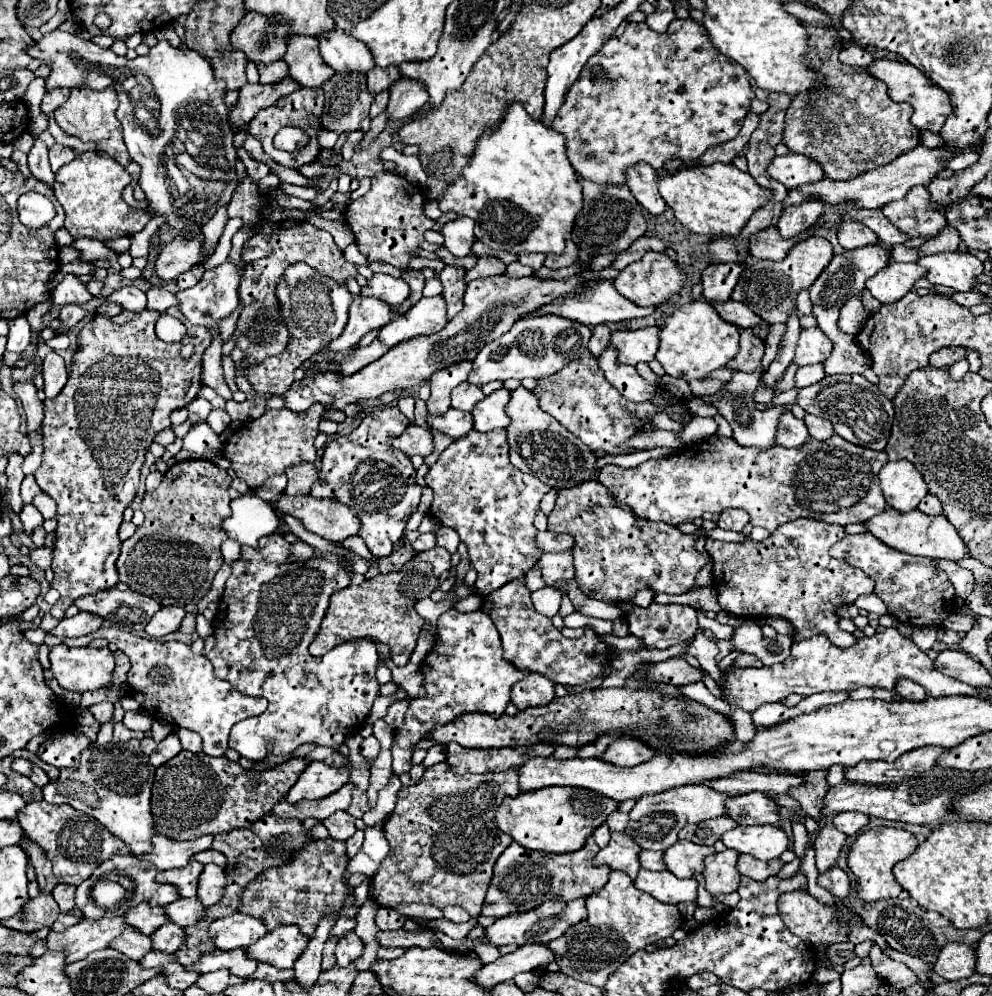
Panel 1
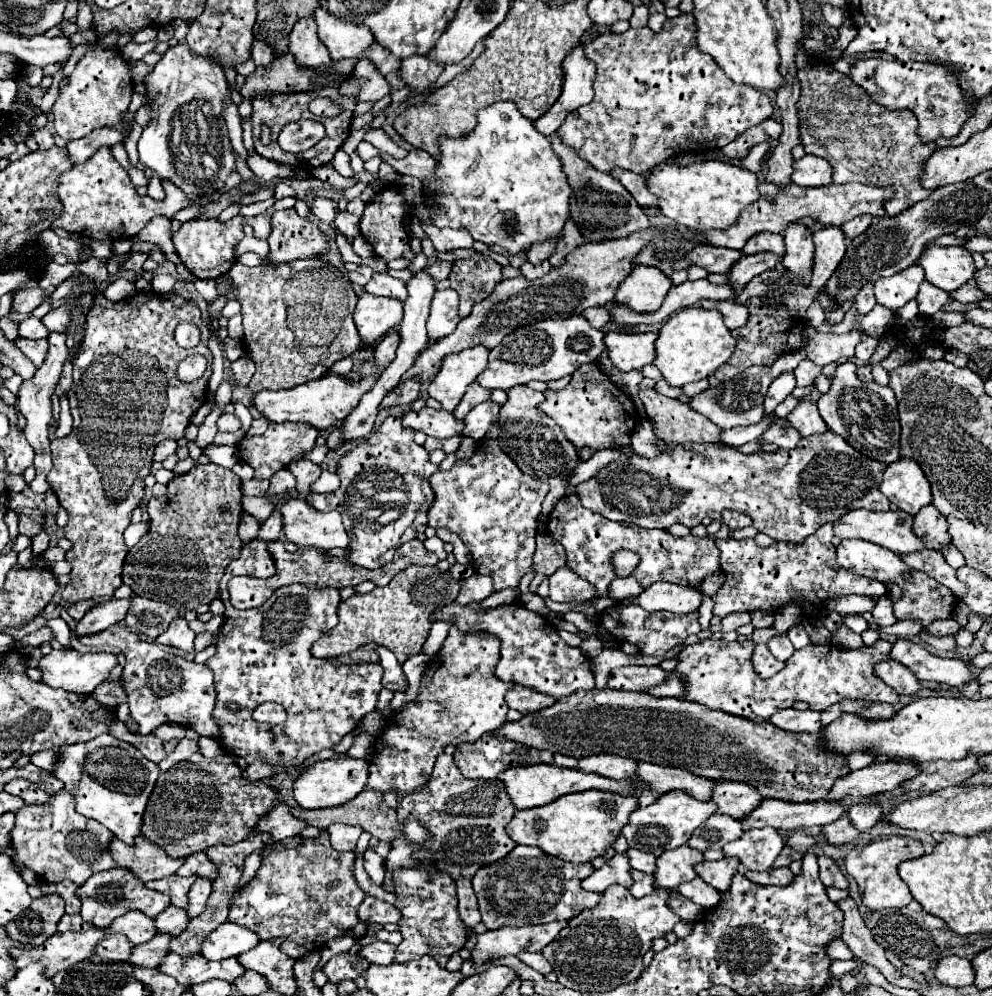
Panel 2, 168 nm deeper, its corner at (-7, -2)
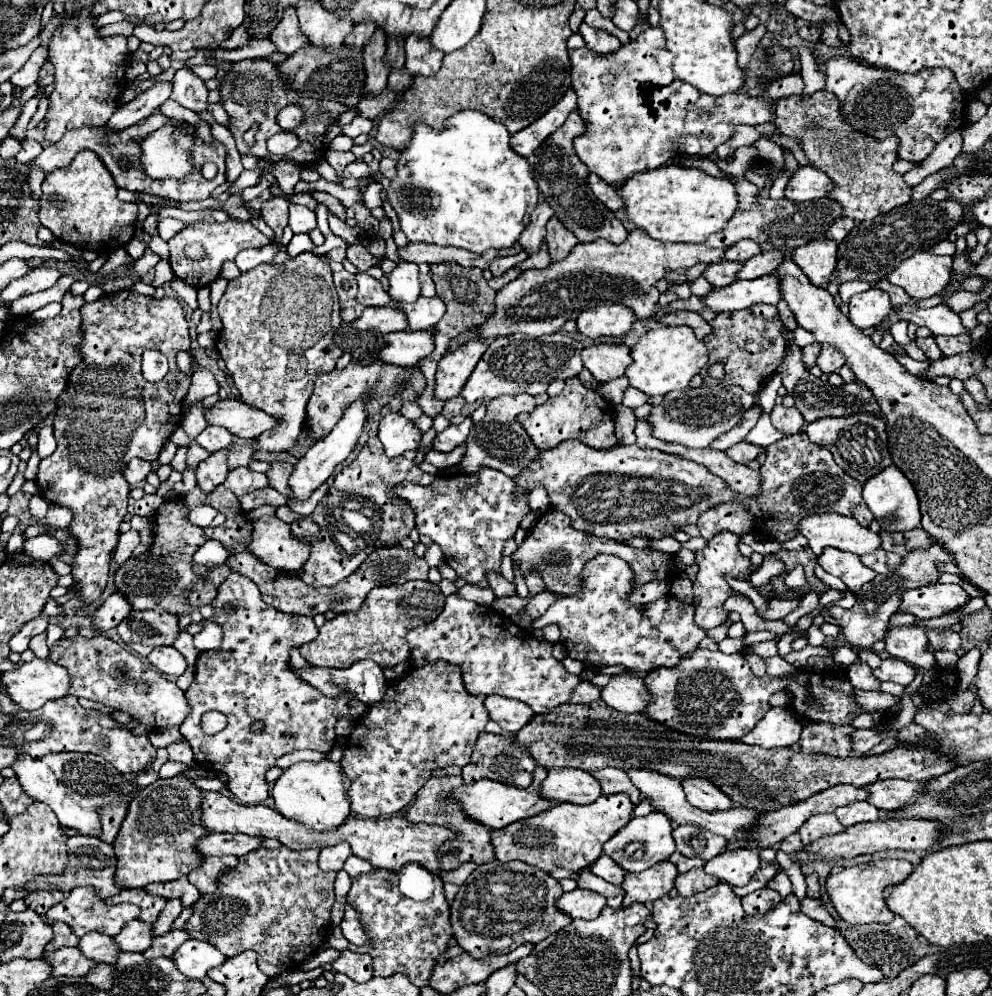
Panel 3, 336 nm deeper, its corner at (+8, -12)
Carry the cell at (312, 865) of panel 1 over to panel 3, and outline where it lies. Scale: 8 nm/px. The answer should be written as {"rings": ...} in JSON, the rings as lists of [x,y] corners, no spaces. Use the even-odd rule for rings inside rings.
{"rings":[[[288,847],[278,849],[256,849],[238,859],[238,865],[218,879],[214,893],[202,895],[192,905],[192,915],[184,925],[190,939],[210,941],[226,957],[234,957],[246,949],[258,953],[258,967],[270,977],[278,977],[284,971],[296,971],[300,965],[316,953],[328,939],[330,933],[330,909],[334,903],[334,879],[336,873],[324,873],[318,867],[318,851],[290,851]]]}

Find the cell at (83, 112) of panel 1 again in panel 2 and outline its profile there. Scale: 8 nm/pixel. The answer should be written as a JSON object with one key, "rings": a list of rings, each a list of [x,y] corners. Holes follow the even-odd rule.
{"rings":[[[89,45],[85,57],[77,63],[75,71],[69,77],[69,85],[61,91],[59,99],[53,105],[53,125],[59,137],[65,141],[79,139],[89,135],[99,127],[119,127],[125,143],[129,139],[129,129],[123,125],[123,113],[127,111],[133,95],[133,81],[129,75],[127,61],[115,49],[95,49]]]}

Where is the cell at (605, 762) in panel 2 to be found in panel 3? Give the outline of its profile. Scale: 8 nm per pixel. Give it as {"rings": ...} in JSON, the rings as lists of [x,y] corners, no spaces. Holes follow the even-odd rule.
{"rings":[[[550,769],[538,795],[552,803],[588,805],[600,797],[600,783],[580,769]]]}

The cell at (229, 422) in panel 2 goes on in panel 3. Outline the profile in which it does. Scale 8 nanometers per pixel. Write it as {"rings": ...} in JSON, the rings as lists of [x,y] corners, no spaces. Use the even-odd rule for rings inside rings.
{"rings":[[[208,425],[208,427],[196,437],[196,443],[198,443],[200,447],[204,447],[208,453],[226,449],[232,441],[234,441],[234,437],[232,437],[224,427],[214,427],[214,425]]]}

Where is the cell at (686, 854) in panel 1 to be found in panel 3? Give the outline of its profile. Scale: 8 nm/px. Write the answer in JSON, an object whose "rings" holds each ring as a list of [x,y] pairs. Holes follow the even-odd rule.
{"rings":[[[660,861],[640,873],[626,873],[620,885],[624,889],[622,907],[628,907],[632,903],[652,905],[656,899],[670,893],[676,875],[678,871],[670,861]]]}

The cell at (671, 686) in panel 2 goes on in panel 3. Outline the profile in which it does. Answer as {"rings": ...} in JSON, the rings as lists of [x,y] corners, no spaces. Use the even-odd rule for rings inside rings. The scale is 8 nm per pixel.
{"rings":[[[622,671],[622,673],[616,673],[616,675],[610,677],[610,683],[602,689],[602,701],[604,701],[608,707],[612,707],[612,709],[616,709],[616,711],[620,711],[620,713],[638,713],[638,711],[642,711],[644,705],[650,701],[650,693],[648,693],[648,689],[644,687],[644,683],[642,683],[640,677]]]}

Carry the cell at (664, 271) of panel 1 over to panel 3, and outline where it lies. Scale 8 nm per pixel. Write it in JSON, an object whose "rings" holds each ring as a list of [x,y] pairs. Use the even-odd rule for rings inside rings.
{"rings":[[[604,305],[580,313],[576,325],[584,337],[596,339],[596,337],[622,337],[630,331],[634,321],[636,317],[628,307]]]}

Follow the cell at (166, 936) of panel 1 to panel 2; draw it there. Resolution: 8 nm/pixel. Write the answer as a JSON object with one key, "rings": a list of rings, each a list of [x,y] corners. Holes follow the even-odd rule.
{"rings":[[[157,933],[151,941],[133,947],[133,955],[129,959],[131,965],[141,965],[141,967],[157,967],[163,957],[169,953],[169,943],[171,943],[171,935],[163,935]]]}

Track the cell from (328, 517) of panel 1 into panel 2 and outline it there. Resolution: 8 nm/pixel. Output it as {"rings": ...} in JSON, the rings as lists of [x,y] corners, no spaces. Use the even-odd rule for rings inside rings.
{"rings":[[[297,497],[281,507],[281,515],[285,537],[299,547],[335,549],[349,543],[339,511],[315,511],[305,499]]]}

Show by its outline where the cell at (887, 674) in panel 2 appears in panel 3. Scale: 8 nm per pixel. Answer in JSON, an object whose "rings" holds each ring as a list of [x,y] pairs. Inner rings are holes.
{"rings":[[[862,661],[848,665],[848,679],[852,679],[852,687],[856,687],[856,689],[874,691],[880,687],[880,681],[872,675],[872,669]]]}

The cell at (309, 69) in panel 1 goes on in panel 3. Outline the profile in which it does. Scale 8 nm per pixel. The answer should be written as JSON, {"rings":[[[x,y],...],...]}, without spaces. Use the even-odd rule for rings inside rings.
{"rings":[[[288,7],[284,11],[284,17],[276,25],[276,29],[272,29],[270,39],[278,47],[278,51],[284,53],[284,55],[292,55],[300,47],[308,45],[308,37],[304,37],[304,33],[300,31],[294,7]]]}

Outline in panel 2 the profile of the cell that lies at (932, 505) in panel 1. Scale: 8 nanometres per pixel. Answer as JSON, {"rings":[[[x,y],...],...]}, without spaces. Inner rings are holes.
{"rings":[[[927,505],[915,515],[913,531],[923,537],[931,549],[941,549],[951,541],[947,533],[947,519],[943,519],[941,511],[935,505]]]}

